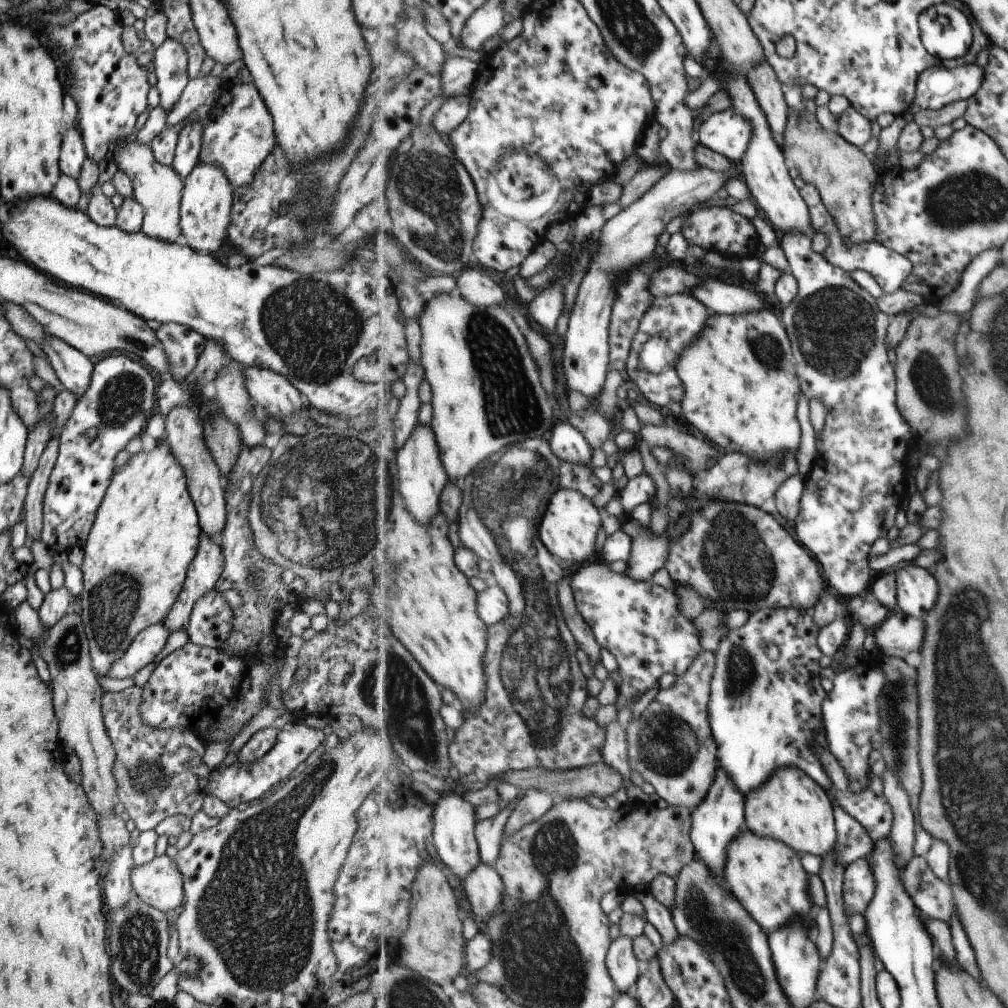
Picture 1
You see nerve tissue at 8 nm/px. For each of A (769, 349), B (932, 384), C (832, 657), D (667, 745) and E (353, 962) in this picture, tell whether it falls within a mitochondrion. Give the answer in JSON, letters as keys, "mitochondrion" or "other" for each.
{"A":"mitochondrion","B":"mitochondrion","C":"other","D":"mitochondrion","E":"other"}

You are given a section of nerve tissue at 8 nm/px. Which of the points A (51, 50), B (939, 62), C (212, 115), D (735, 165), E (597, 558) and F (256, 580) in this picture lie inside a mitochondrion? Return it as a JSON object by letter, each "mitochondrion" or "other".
{"A":"other","B":"other","C":"other","D":"other","E":"other","F":"mitochondrion"}

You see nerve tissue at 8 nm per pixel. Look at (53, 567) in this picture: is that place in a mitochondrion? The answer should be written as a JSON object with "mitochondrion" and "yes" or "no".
{"mitochondrion":"no"}

